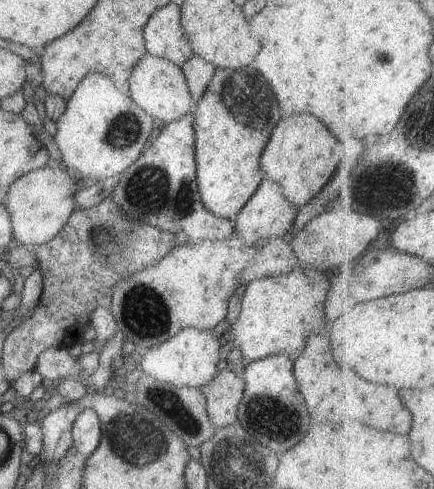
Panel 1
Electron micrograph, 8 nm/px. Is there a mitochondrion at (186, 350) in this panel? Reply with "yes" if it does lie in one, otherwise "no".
no

